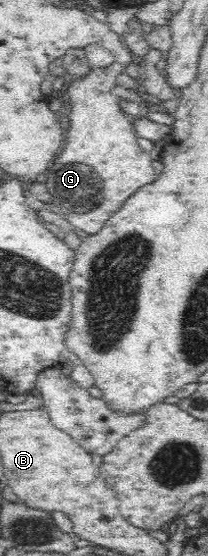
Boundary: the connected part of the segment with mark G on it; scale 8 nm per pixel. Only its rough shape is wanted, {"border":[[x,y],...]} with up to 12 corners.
{"border":[[118,62],[68,80],[68,130],[43,181],[97,234],[156,180],[112,91]]}

